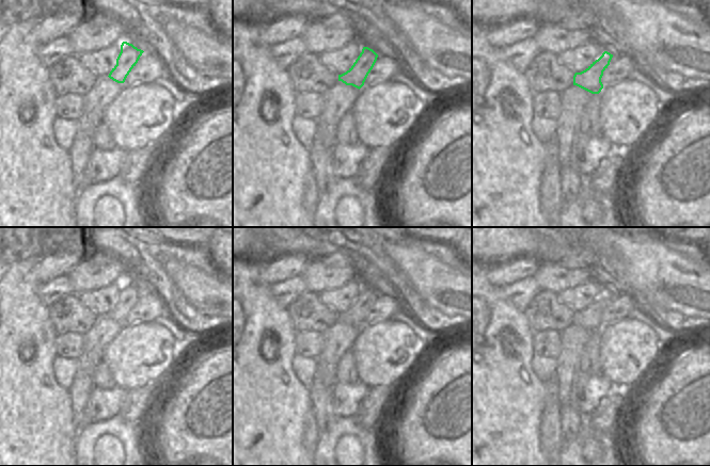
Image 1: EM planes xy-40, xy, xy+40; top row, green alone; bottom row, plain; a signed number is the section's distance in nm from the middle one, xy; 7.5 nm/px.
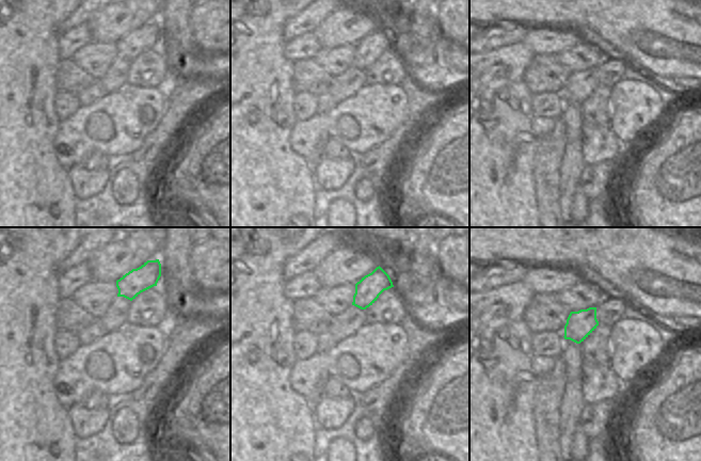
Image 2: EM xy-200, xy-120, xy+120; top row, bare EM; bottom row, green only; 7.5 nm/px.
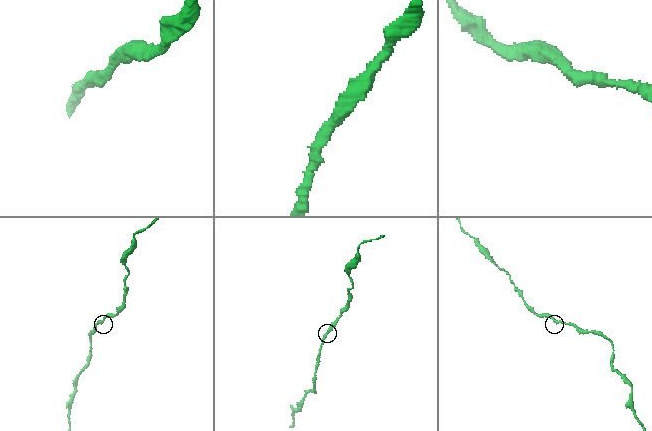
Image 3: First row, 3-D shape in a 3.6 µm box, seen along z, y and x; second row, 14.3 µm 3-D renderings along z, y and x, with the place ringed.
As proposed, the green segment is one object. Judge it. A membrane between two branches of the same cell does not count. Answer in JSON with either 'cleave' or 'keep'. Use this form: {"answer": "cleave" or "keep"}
{"answer": "keep"}

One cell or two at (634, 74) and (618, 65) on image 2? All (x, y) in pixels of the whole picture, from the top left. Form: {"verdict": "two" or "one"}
{"verdict": "two"}

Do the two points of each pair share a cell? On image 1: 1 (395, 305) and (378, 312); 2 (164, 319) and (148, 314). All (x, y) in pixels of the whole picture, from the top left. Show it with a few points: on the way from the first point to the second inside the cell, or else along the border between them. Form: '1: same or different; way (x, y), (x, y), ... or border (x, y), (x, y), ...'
1: same; way (391, 305), (382, 310)
2: different; border (166, 311), (153, 320)

